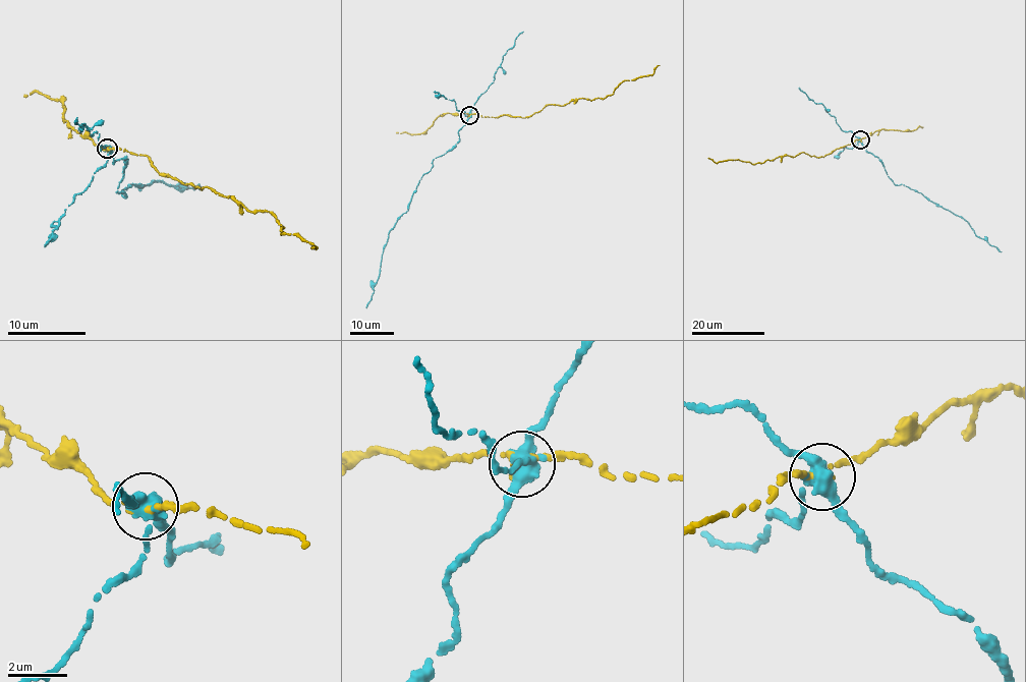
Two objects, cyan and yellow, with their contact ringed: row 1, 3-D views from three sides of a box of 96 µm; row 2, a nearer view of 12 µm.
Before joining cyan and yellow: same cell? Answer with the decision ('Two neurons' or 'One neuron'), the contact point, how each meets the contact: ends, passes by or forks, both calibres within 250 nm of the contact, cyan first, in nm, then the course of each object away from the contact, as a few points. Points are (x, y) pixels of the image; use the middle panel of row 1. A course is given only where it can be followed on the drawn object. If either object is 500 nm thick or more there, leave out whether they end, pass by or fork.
Two neurons. Place: (469, 115). At the ring cyan forks. At the ring yellow passes by. Thickness 400 nm (cyan) against 220 nm. Course of cyan: (468, 115), (458, 130), (458, 141), (435, 158), (418, 181), (408, 211), (389, 231), (366, 307). Course of yellow: (468, 115), (530, 117), (551, 104), (562, 106), (583, 98), (603, 99), (624, 80), (651, 74), (659, 64)

